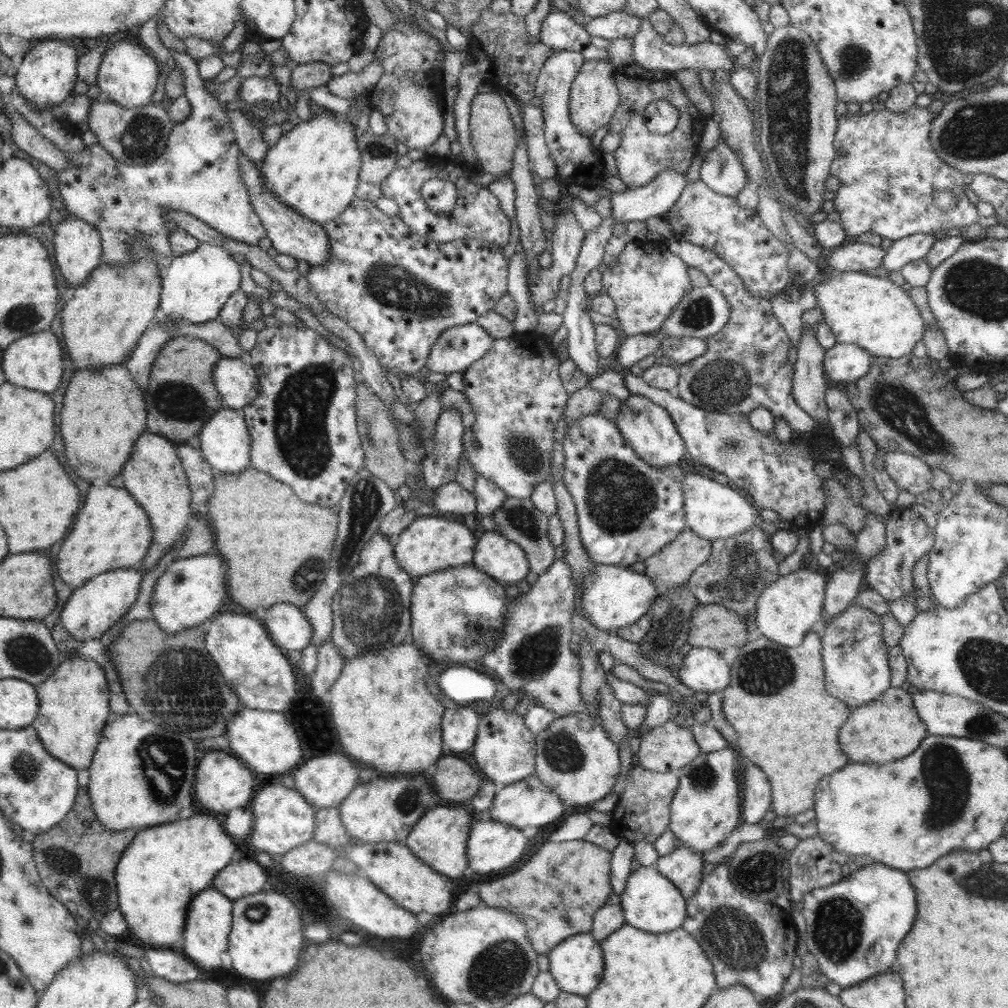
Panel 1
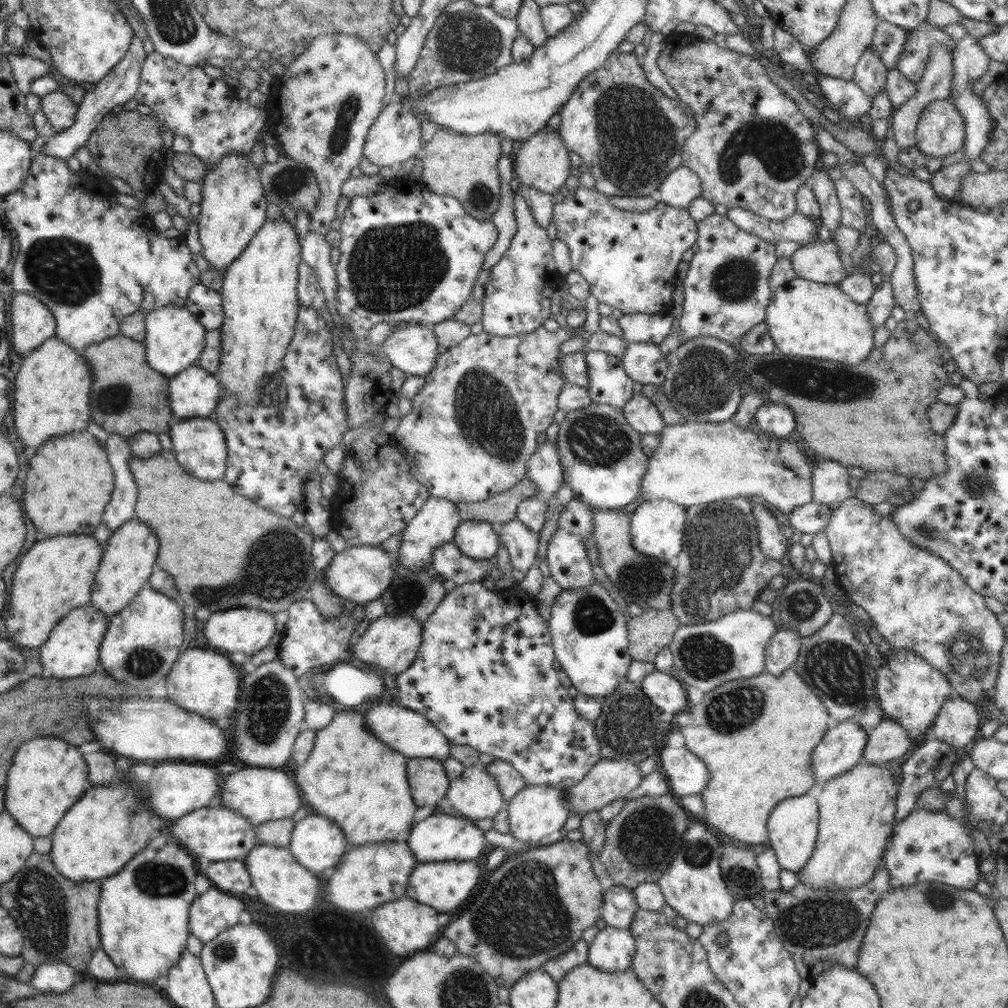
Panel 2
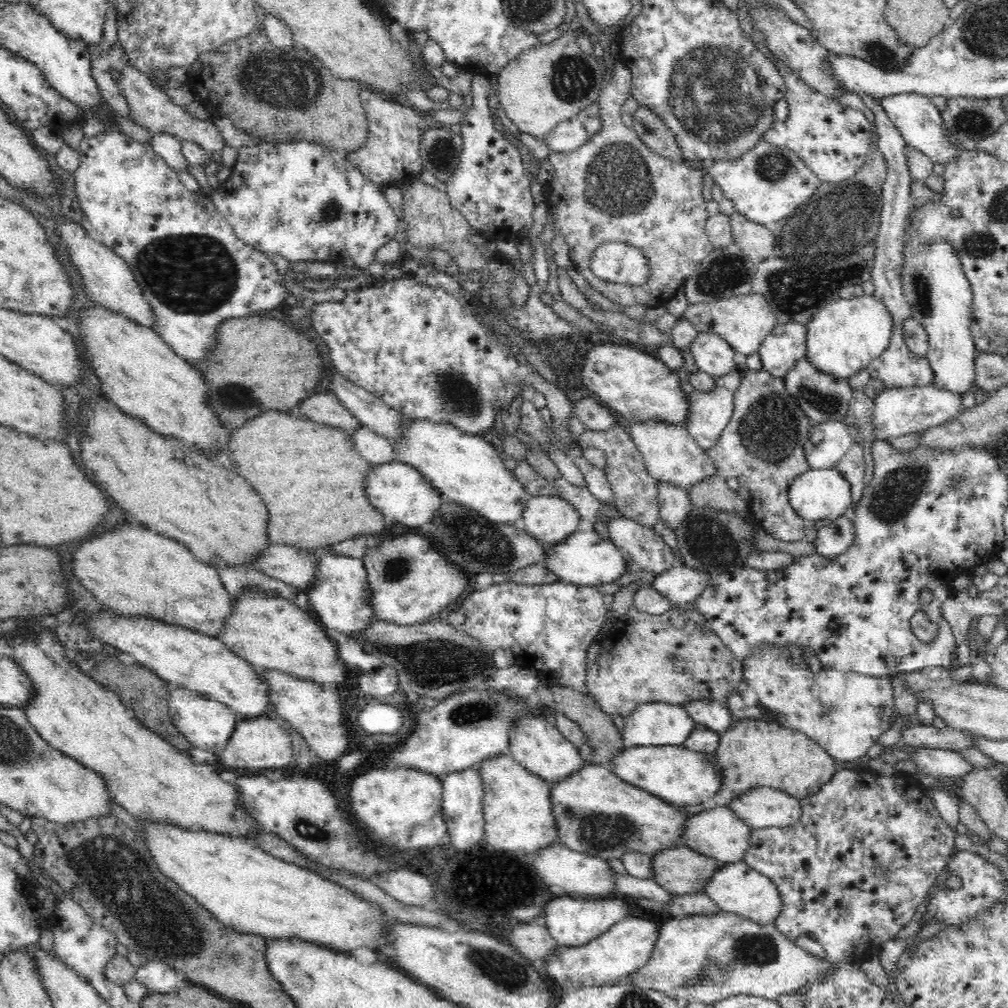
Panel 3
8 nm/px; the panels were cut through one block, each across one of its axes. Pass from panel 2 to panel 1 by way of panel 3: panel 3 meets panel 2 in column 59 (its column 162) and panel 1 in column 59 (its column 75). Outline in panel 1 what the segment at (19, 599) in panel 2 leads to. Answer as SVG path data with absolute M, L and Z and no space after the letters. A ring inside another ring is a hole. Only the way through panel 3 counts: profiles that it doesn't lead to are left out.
M92 486L70 534L64 538L58 552L56 570L60 580L68 582L71 589L76 589L103 572L137 567L152 542L154 529L150 517L124 487Z

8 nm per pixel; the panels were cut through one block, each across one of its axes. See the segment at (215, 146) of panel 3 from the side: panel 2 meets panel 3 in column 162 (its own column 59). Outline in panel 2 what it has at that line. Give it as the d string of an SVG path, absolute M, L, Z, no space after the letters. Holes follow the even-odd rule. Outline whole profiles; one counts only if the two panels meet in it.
M60 89L41 98L42 113L48 119L55 132L70 129L76 122L78 105Z

